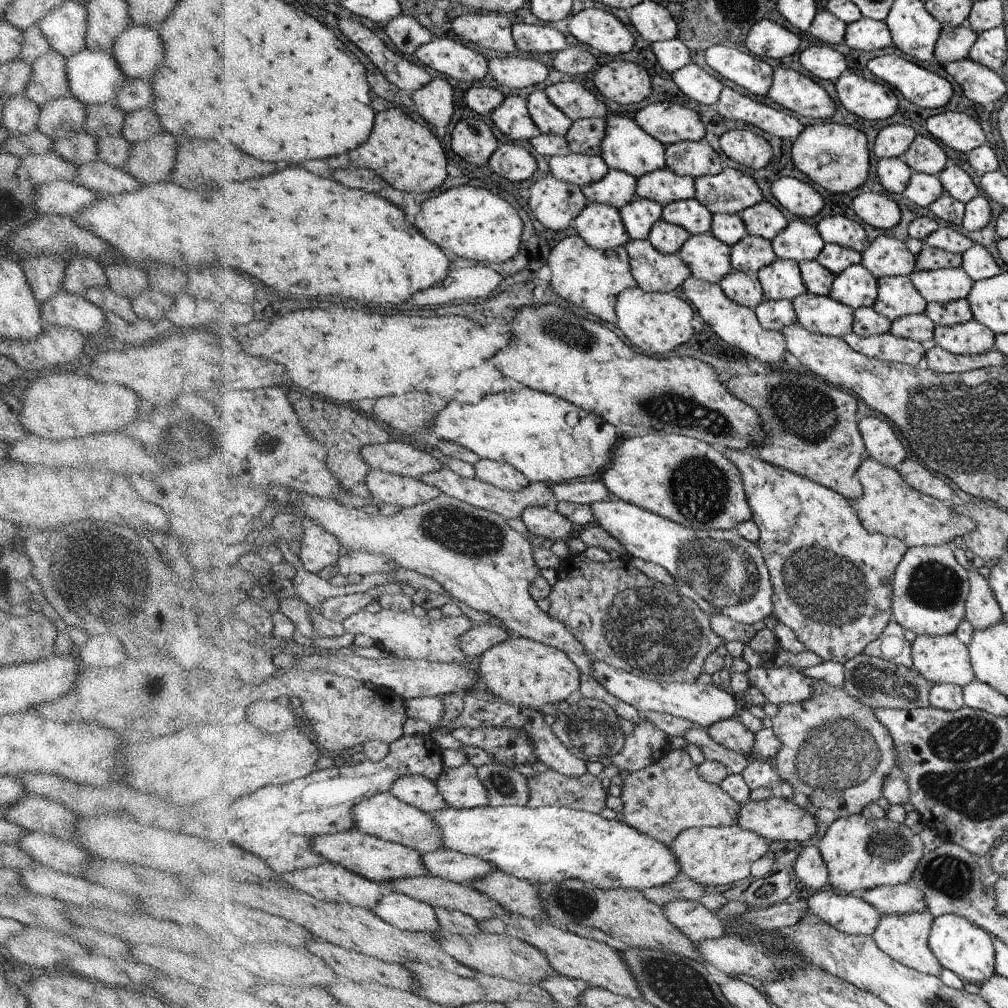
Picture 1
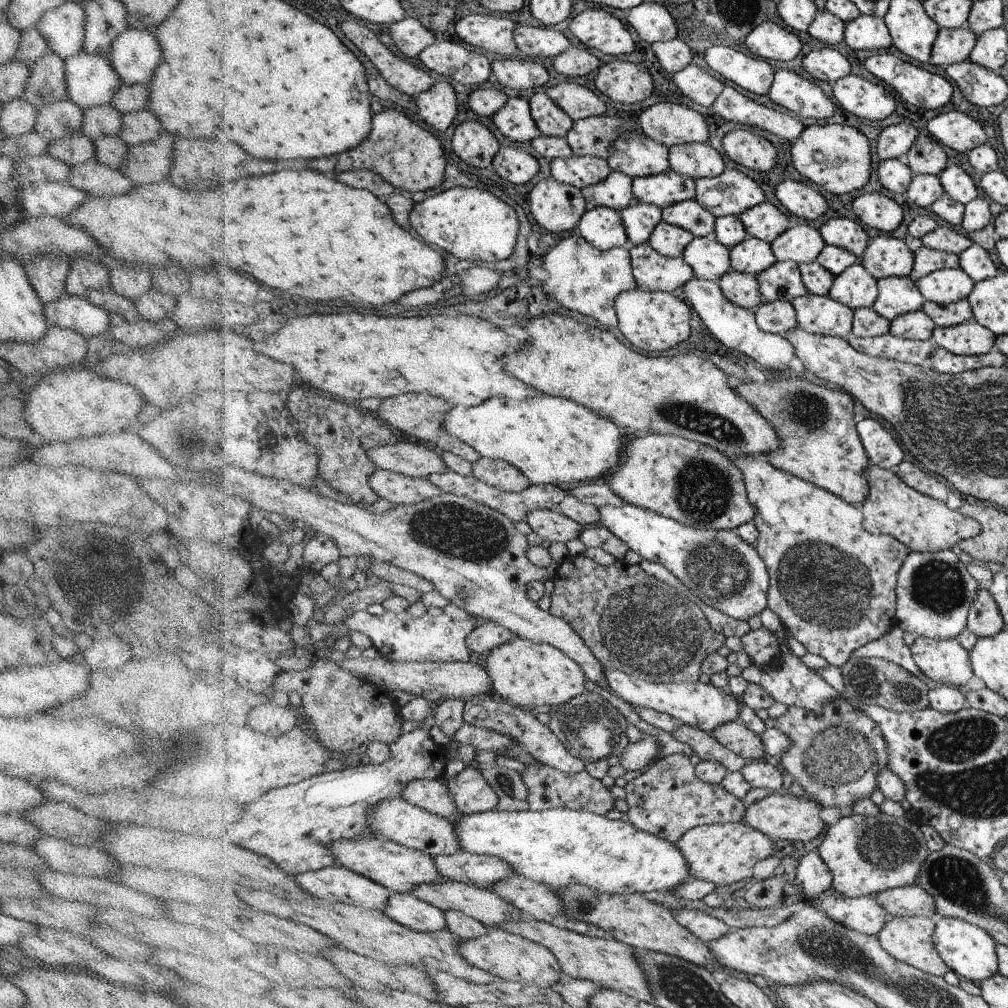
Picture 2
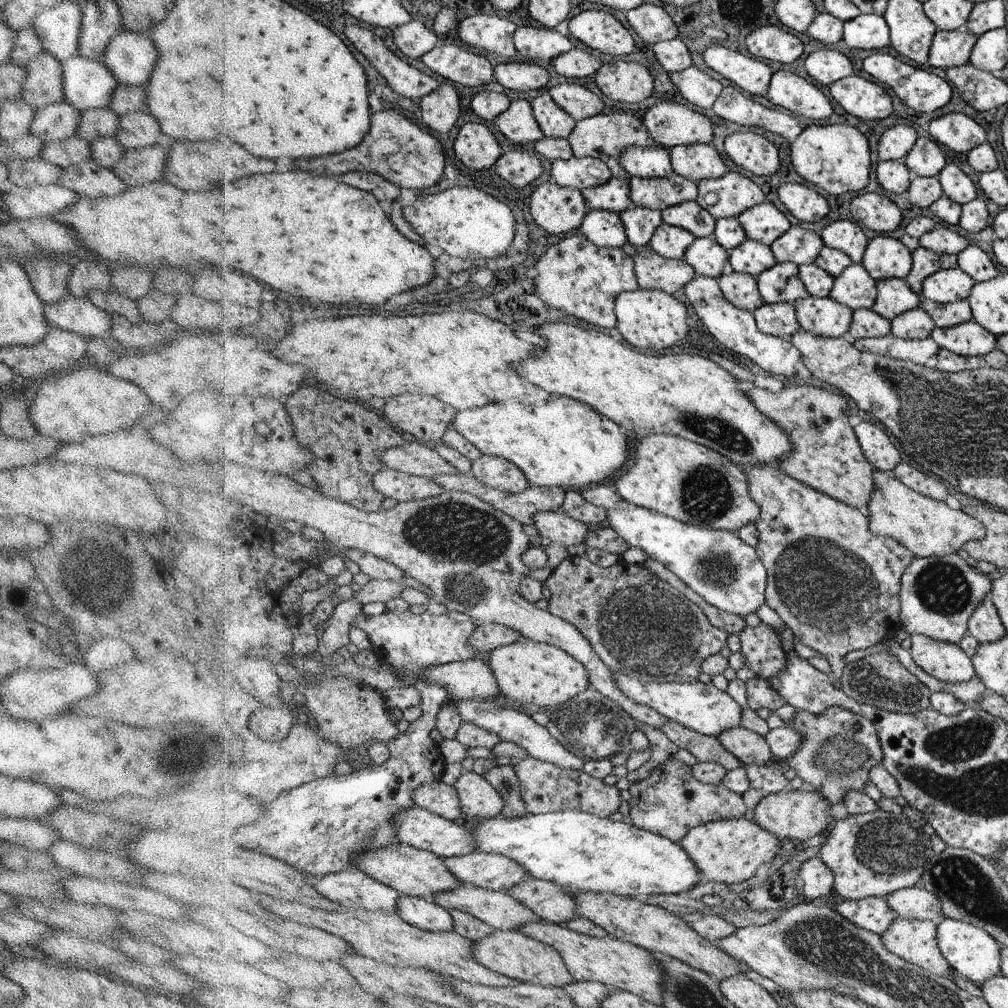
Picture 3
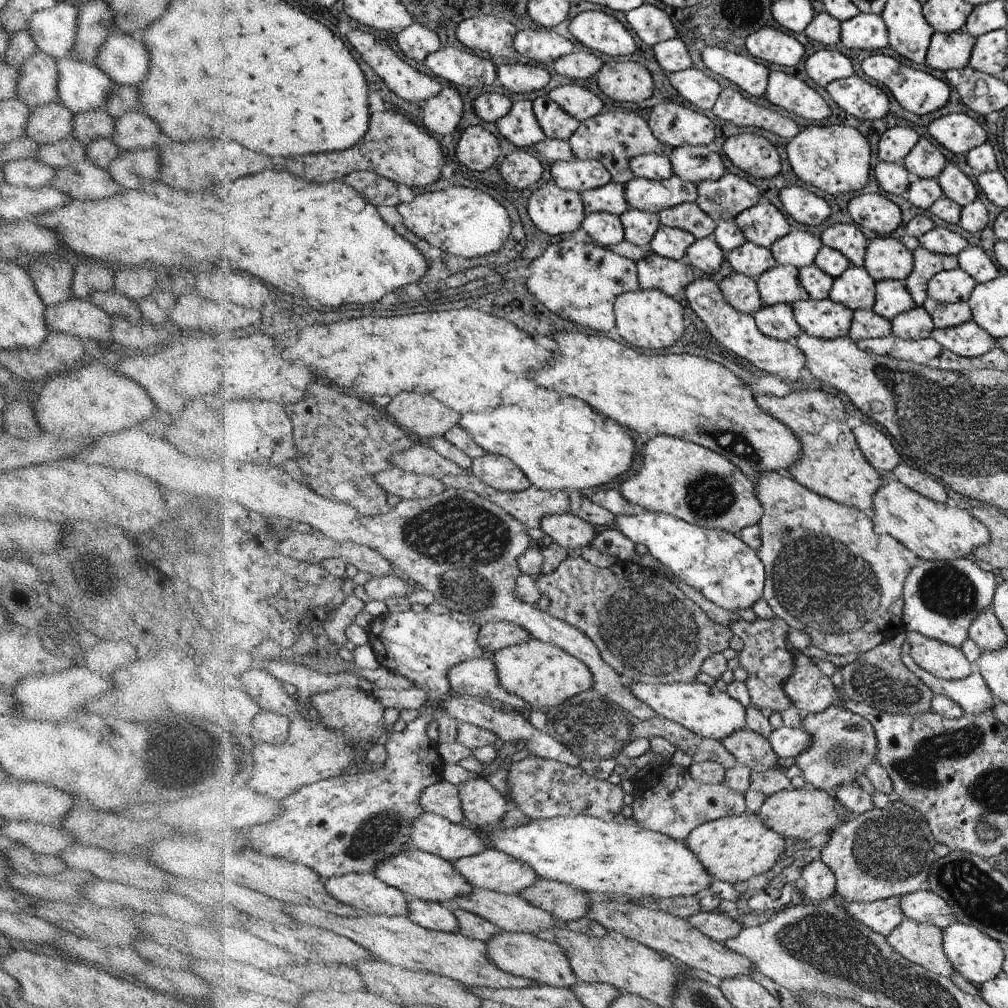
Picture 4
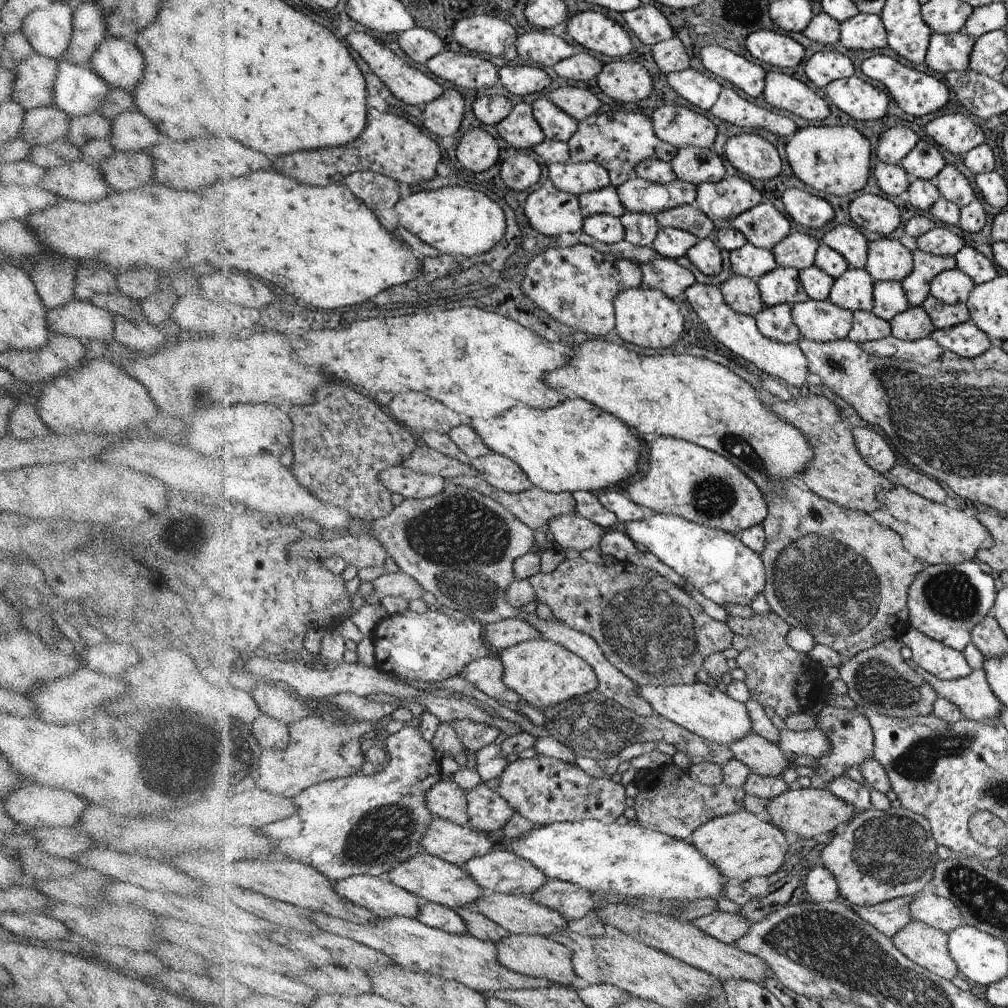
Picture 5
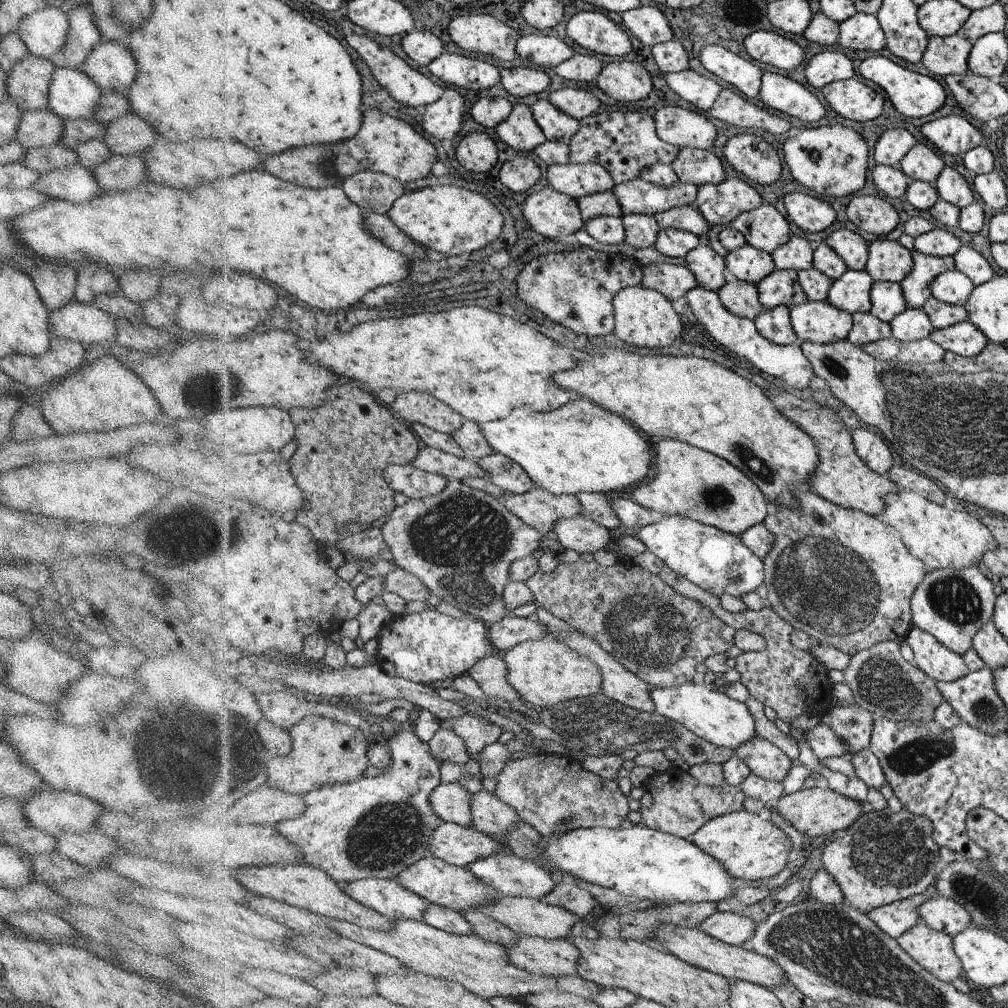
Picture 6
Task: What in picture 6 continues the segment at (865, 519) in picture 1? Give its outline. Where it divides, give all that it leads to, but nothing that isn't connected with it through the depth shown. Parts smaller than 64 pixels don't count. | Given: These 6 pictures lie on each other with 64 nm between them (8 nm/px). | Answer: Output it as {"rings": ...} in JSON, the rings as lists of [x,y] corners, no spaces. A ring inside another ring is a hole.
{"rings":[[[899,490],[896,494],[887,495],[886,500],[887,508],[878,518],[884,524],[899,530],[907,548],[917,560],[921,560],[927,566],[927,571],[978,567],[987,552],[995,551],[999,547],[991,529],[971,512],[950,510],[944,505],[934,504],[927,497],[920,496],[914,491]]]}

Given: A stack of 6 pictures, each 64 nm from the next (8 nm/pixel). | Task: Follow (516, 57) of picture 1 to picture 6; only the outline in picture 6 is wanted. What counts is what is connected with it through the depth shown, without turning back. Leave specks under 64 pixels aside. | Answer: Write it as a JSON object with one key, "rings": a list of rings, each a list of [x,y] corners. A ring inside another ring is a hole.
{"rings":[[[528,66],[511,67],[504,70],[501,68],[500,74],[502,74],[502,86],[516,98],[522,98],[528,94],[538,94],[550,86],[548,74]]]}

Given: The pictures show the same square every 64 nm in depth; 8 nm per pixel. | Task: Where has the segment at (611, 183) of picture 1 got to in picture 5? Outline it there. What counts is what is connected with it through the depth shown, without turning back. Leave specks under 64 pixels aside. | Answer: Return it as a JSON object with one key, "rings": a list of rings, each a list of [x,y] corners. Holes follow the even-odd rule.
{"rings":[[[610,185],[602,190],[580,194],[579,203],[582,205],[585,218],[595,214],[621,217],[627,212],[620,200],[618,188],[614,185]]]}

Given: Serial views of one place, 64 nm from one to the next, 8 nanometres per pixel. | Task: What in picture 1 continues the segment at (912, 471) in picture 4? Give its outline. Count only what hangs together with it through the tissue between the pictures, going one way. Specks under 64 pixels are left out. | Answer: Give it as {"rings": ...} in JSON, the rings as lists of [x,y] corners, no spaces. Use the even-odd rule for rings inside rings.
{"rings":[[[912,458],[906,459],[905,462],[898,464],[895,468],[902,474],[903,480],[918,492],[926,493],[947,503],[950,503],[950,498],[954,496],[954,490],[946,482],[942,482],[938,476],[934,476],[931,471],[920,466]]]}

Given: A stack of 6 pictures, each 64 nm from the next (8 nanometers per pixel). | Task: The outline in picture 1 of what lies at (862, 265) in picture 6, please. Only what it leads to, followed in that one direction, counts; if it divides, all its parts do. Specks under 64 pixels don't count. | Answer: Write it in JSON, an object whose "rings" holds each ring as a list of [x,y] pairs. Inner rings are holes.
{"rings":[[[836,215],[822,219],[818,224],[820,236],[824,237],[826,243],[838,244],[859,253],[866,250],[866,232],[858,222]]]}

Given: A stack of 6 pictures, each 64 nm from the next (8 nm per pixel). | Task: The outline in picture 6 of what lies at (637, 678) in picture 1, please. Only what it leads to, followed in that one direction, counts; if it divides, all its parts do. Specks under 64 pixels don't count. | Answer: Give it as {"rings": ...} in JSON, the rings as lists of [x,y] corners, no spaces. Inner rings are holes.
{"rings":[[[702,681],[683,684],[679,687],[651,688],[655,710],[667,719],[675,720],[691,730],[697,737],[711,742],[714,746],[738,751],[754,738],[754,718],[748,712],[746,703],[734,700],[727,693],[710,690]]]}

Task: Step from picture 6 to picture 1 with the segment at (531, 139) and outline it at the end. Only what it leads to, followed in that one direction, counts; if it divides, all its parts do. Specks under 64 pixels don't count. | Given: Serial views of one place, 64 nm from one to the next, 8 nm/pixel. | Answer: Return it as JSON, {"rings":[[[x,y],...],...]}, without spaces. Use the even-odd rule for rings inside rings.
{"rings":[[[508,96],[491,114],[494,124],[512,140],[534,139],[541,132],[532,120],[527,100],[520,96]]]}

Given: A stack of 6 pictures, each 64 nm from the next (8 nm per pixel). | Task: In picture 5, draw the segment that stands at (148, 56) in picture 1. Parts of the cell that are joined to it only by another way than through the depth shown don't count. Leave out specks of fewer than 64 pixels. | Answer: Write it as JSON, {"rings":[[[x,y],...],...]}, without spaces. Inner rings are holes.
{"rings":[[[108,36],[98,44],[88,64],[109,89],[134,90],[144,76],[144,56],[133,39]]]}

